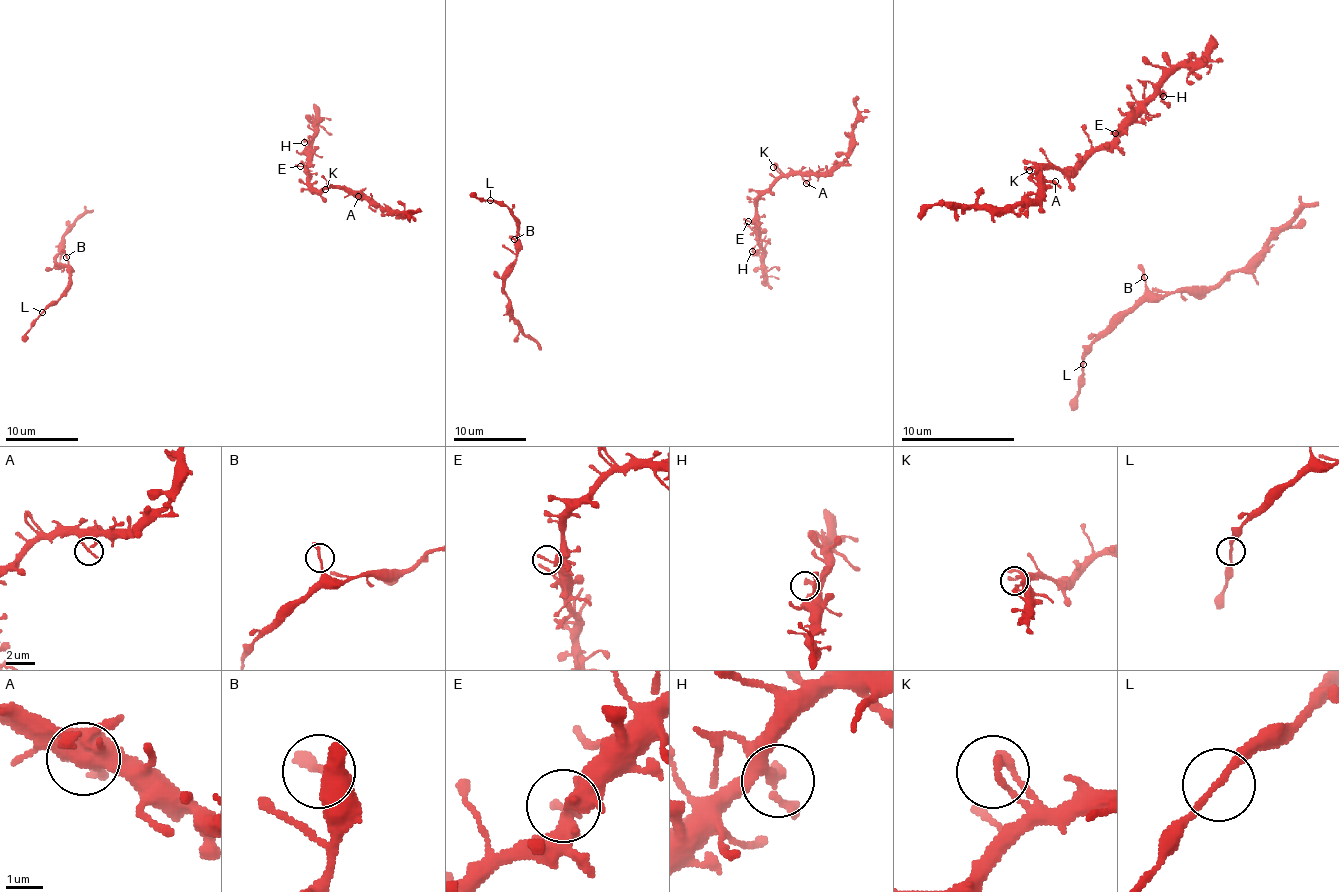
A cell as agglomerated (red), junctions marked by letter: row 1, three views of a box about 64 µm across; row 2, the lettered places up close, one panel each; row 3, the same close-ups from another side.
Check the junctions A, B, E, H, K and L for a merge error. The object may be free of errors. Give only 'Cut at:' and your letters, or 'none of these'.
Cut at: none of these

